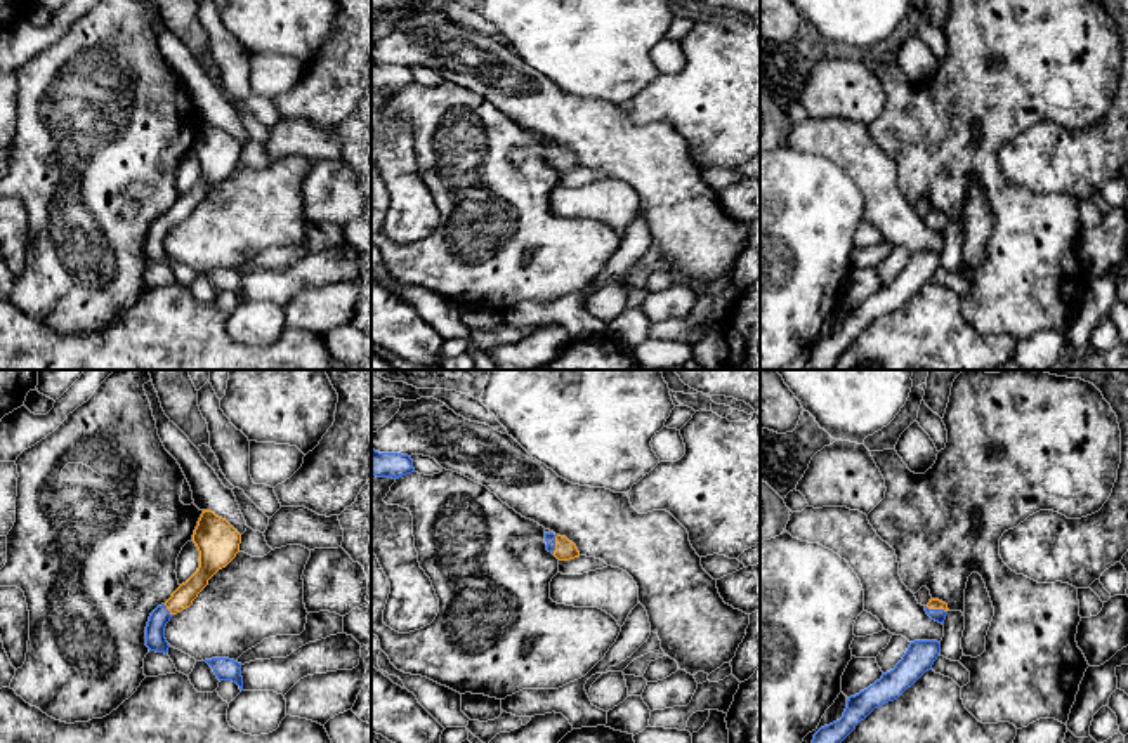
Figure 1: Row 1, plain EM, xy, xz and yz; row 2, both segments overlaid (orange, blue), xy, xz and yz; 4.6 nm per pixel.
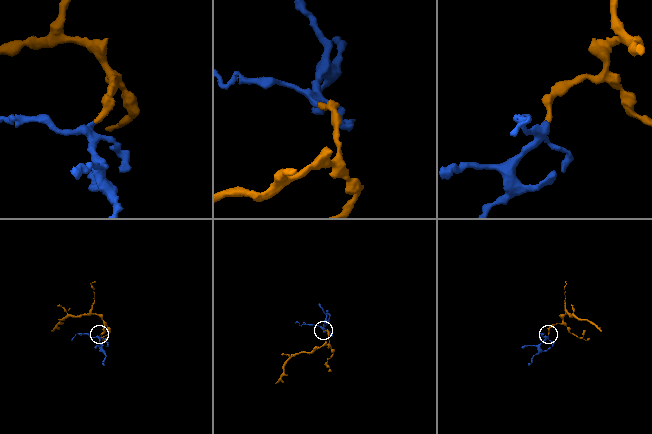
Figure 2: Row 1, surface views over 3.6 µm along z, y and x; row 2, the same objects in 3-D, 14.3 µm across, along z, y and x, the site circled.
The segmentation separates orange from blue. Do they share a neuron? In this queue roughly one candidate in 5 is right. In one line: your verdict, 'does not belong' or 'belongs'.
belongs

